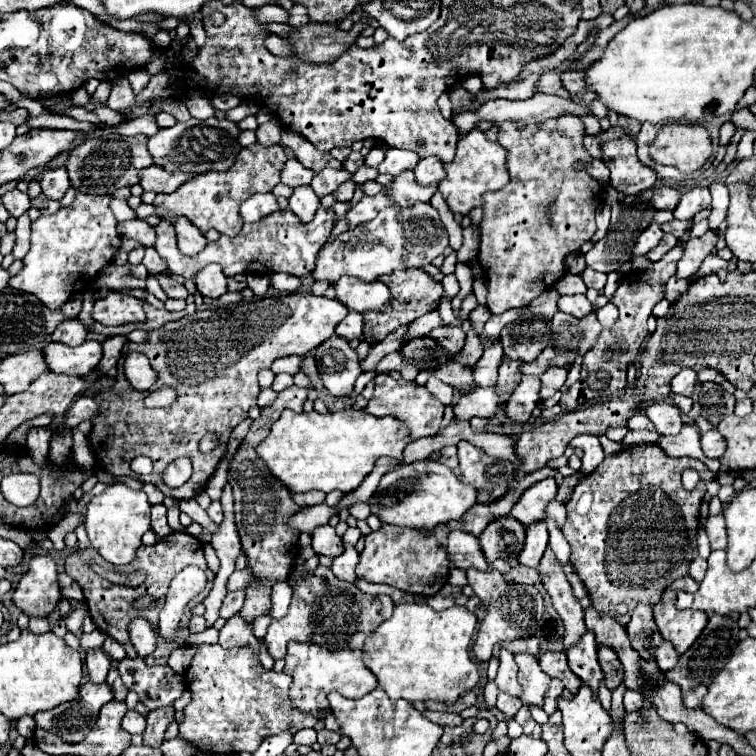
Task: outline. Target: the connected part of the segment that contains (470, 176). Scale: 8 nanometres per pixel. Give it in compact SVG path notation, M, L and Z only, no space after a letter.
M473 128L457 142L457 154L451 164L445 164L447 176L439 182L439 192L447 200L449 208L459 214L469 214L473 208L483 206L483 194L489 190L501 190L509 182L505 166L507 152L497 142L489 142L479 128Z

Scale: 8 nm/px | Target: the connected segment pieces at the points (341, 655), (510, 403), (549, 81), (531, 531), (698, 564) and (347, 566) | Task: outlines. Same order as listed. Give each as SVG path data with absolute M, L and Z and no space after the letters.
M293 640L287 646L283 672L287 672L293 678L293 684L289 688L291 708L305 712L309 716L315 716L317 720L325 720L331 712L331 706L327 702L327 694L331 690L337 690L345 698L361 698L377 686L377 680L371 674L371 670L363 664L359 650L349 650L349 648L331 650L327 646L319 646L311 642Z
M523 376L505 404L507 418L511 418L513 422L527 422L539 402L539 386L541 382L537 376Z
M555 70L539 76L539 84L535 86L535 90L543 92L543 94L555 94L555 96L561 96L561 98L569 98L569 92L561 84L561 74L555 72Z
M535 522L535 524L531 524L531 526L527 528L525 546L523 546L523 550L519 552L519 556L517 556L519 564L537 568L537 564L539 564L545 548L547 548L547 542L549 542L549 534L547 534L545 522Z
M697 556L697 558L691 562L691 566L689 566L689 576L691 576L695 582L701 582L703 576L705 576L705 572L707 572L707 560L703 560L703 558Z
M345 544L345 552L337 558L333 558L331 570L339 580L347 580L347 582L355 582L357 574L355 574L355 566L359 562L359 554L351 544Z

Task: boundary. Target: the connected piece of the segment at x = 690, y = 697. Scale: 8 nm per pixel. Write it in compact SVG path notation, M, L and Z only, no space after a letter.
M701 685L691 692L683 694L683 702L687 708L702 709L703 698L706 696L708 689L705 685Z

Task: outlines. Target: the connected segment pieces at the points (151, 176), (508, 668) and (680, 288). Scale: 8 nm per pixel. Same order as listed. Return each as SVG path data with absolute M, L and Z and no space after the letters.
M149 166L149 168L143 168L139 178L141 178L139 184L141 184L143 190L169 194L169 192L175 192L183 182L193 178L193 174L183 174L183 172L169 174L163 168L159 168L159 166Z
M501 648L499 652L499 670L495 676L495 684L499 686L499 690L511 694L511 696L521 696L521 686L517 682L517 664L513 660L513 654L507 652L505 648Z
M671 276L669 282L665 284L665 298L669 302L675 302L677 298L681 298L681 294L687 290L687 286L689 286L689 280L679 280L679 278Z

